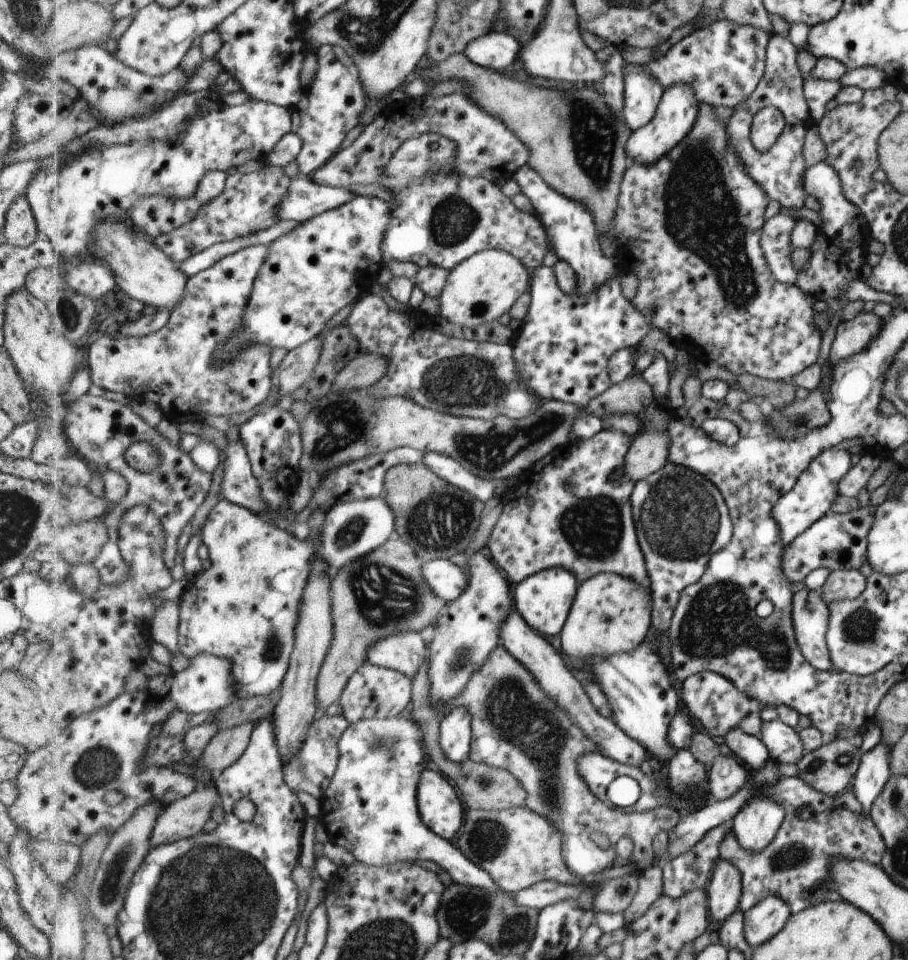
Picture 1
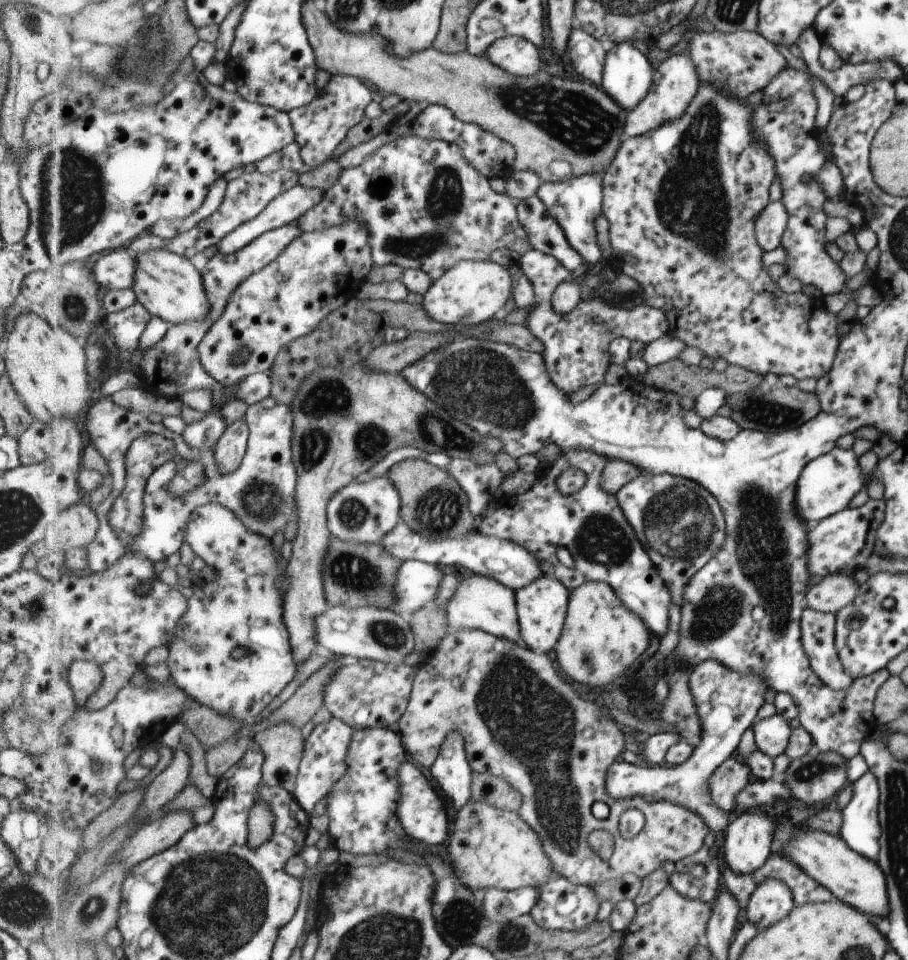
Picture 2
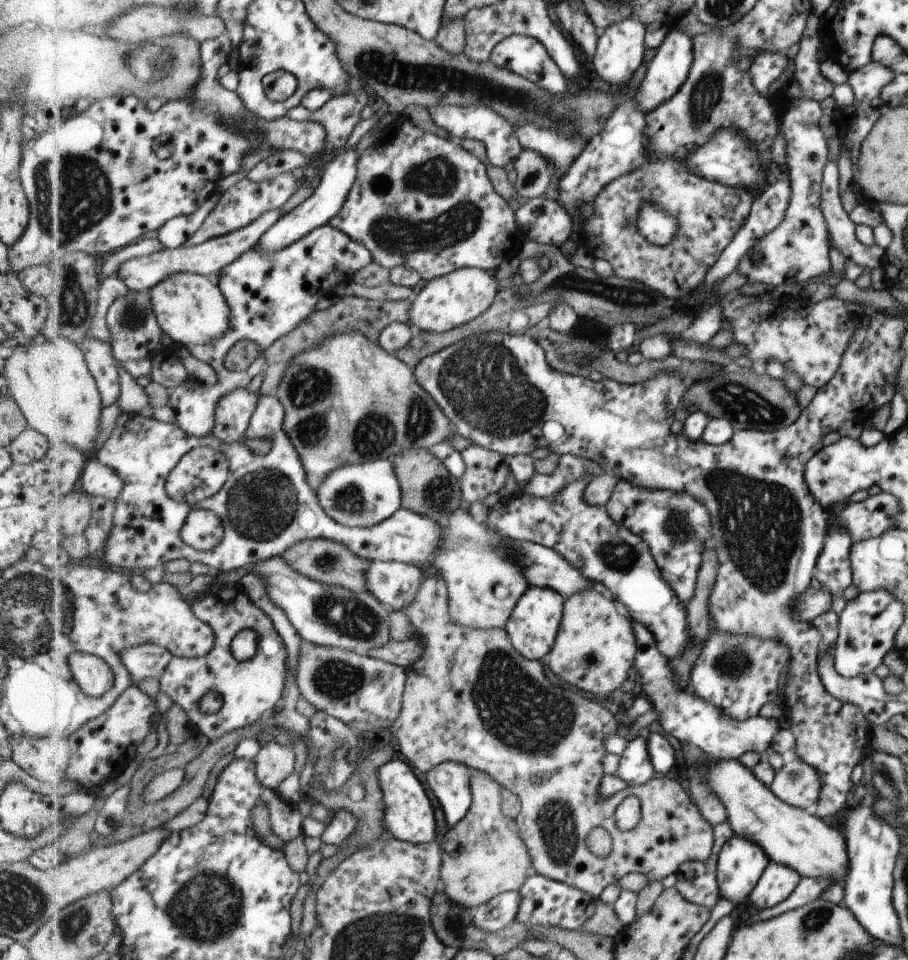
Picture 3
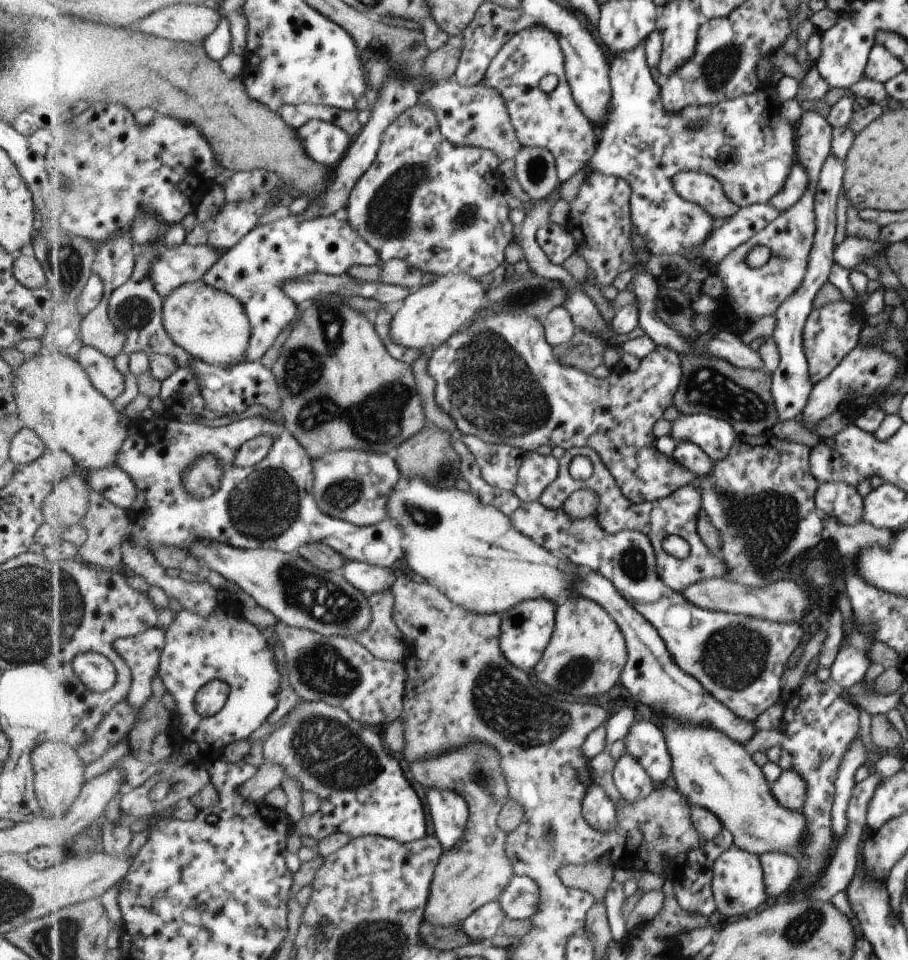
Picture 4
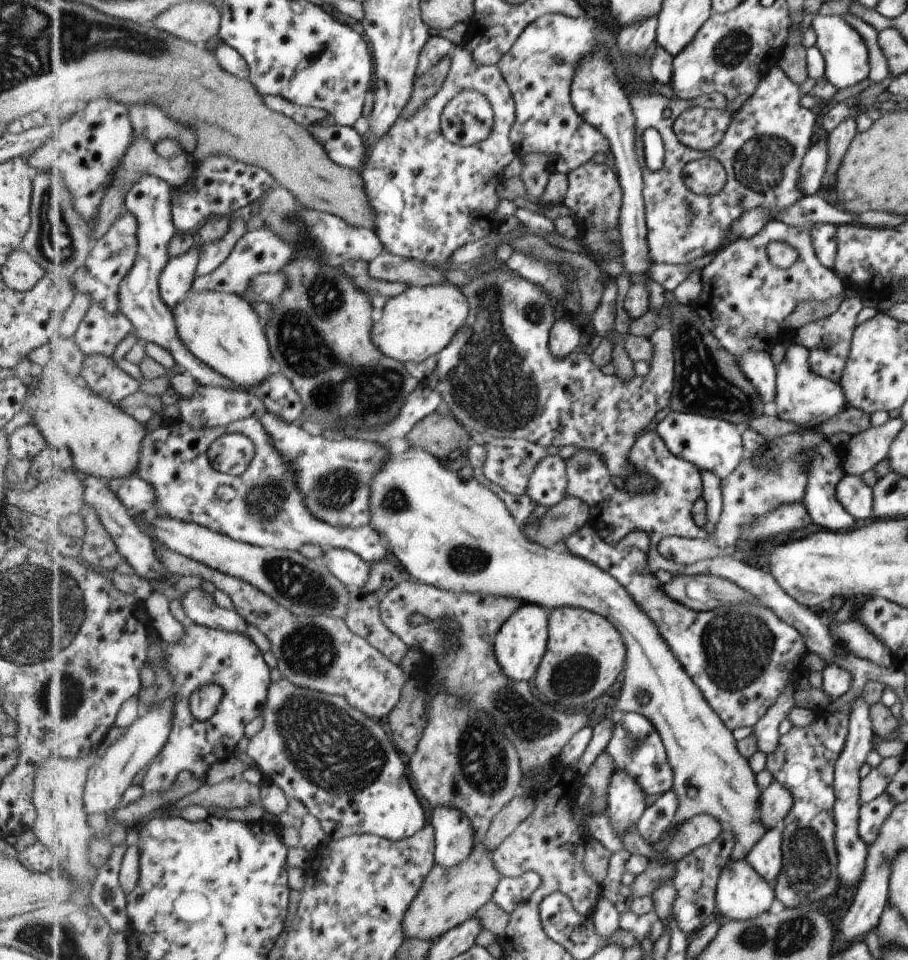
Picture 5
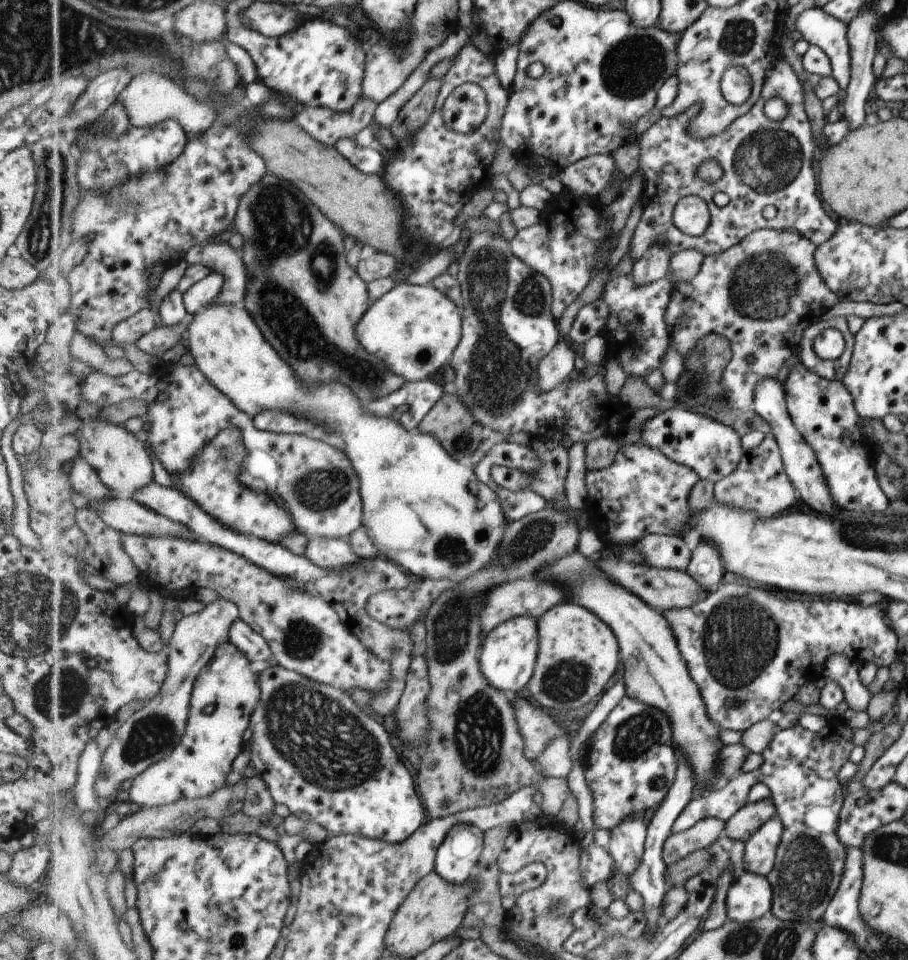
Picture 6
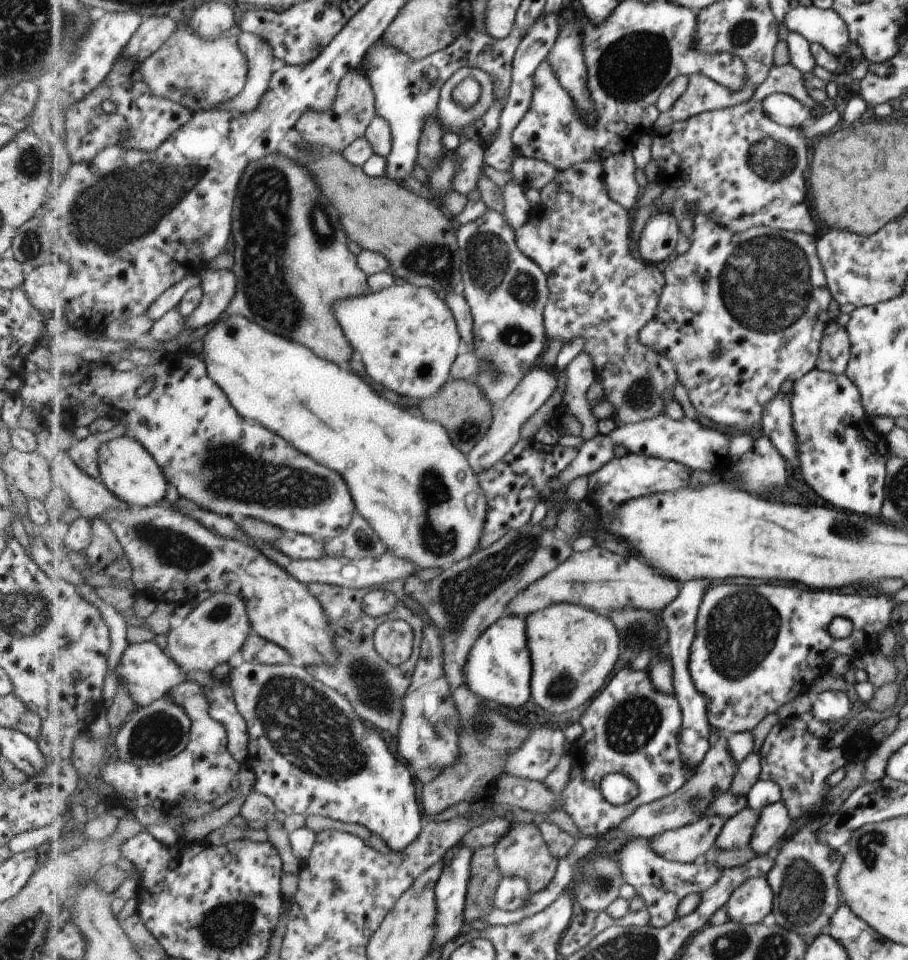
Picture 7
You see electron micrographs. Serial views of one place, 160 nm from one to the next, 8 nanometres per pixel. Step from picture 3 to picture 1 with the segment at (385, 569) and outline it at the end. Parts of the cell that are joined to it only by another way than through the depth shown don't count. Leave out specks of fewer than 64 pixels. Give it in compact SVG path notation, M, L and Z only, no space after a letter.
M435 560L435 562L427 562L422 566L423 578L427 580L427 584L431 586L431 592L437 594L439 598L443 598L448 604L458 600L470 585L470 576L467 569L461 561L451 562L451 560Z

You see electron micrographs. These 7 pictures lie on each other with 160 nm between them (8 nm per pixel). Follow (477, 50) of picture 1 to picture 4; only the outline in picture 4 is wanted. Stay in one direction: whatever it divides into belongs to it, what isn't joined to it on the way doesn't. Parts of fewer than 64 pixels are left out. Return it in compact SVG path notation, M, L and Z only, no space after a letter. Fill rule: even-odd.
M538 26L518 32L495 56L484 82L496 88L506 100L522 146L549 149L555 155L561 182L573 178L597 152L599 138L595 134L595 126L571 96L570 81L566 78L565 54L558 34L551 29ZM549 74L554 74L559 83L547 93L541 90L539 84Z

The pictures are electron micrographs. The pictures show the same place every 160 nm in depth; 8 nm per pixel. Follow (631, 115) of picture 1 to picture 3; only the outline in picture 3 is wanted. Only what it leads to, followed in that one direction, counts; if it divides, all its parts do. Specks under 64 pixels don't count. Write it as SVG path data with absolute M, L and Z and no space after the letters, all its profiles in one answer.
M629 18L601 31L598 49L592 64L595 72L607 84L610 84L611 89L615 90L622 85L627 85L629 80L635 76L635 72L641 68L645 60L645 52L647 52L645 36L647 36L646 24L635 18Z

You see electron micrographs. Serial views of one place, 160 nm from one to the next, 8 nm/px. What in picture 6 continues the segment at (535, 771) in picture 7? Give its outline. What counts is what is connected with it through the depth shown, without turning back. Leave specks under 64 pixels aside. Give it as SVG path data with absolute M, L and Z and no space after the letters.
M566 736L551 741L536 765L541 766L546 772L545 776L566 779L573 770L573 758L569 752L569 740Z

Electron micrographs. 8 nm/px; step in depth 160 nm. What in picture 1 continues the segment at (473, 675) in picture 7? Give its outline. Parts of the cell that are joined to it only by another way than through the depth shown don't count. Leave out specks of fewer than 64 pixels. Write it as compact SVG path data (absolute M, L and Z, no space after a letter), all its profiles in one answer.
M561 567L547 569L517 584L513 594L514 608L530 628L540 635L557 636L566 627L575 596L578 596L578 586L573 572Z

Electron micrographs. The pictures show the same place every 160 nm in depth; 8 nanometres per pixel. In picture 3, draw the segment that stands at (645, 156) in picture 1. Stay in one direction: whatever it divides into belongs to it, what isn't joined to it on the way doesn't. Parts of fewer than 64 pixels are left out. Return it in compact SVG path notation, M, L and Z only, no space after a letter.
M670 30L655 51L656 54L638 90L638 106L647 114L671 100L686 83L694 63L694 41L685 33Z

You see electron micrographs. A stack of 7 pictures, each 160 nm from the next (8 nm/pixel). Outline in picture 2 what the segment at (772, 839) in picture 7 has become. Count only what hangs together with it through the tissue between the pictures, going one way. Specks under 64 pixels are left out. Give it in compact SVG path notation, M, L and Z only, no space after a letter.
M765 879L750 896L746 904L745 916L757 932L790 914L794 908L793 892L783 881Z

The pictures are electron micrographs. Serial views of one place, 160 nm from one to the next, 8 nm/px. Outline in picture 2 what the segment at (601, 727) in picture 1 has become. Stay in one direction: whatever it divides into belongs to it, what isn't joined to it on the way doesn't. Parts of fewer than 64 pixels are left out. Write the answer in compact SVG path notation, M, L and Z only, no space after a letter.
M464 571L456 593L448 604L448 623L457 630L481 629L502 639L524 644L518 623L517 592L491 577Z

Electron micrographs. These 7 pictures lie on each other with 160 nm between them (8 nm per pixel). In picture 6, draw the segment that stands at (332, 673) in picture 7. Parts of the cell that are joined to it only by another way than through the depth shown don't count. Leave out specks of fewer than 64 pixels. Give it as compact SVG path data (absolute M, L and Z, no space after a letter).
M377 555L375 558L367 560L372 560L372 567L368 571L351 571L342 577L337 574L323 577L315 583L314 590L329 604L334 605L334 609L338 612L339 616L342 617L347 628L349 628L351 632L357 634L359 640L362 640L363 644L366 645L367 648L371 648L371 650L379 656L380 659L389 658L389 660L391 660L392 681L385 691L378 695L376 693L362 691L361 689L352 689L351 692L349 692L349 694L362 706L363 710L366 712L373 711L377 715L386 718L389 716L393 717L393 714L397 712L400 700L402 699L406 682L410 674L410 666L413 660L413 658L411 658L413 642L411 642L411 634L409 631L397 632L397 630L393 630L393 627L387 626L386 624L379 624L379 621L370 615L370 612L368 611L368 602L375 593L407 588L407 586L411 584L411 581L409 581L409 573L402 569L400 564L397 564L395 561L392 561L385 556Z

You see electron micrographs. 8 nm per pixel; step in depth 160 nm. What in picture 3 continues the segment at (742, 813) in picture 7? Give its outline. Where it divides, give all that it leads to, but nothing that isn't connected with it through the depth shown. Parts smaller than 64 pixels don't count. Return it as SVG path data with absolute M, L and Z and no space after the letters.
M797 758L784 764L768 786L780 801L808 811L816 811L822 780L818 772L801 759Z

